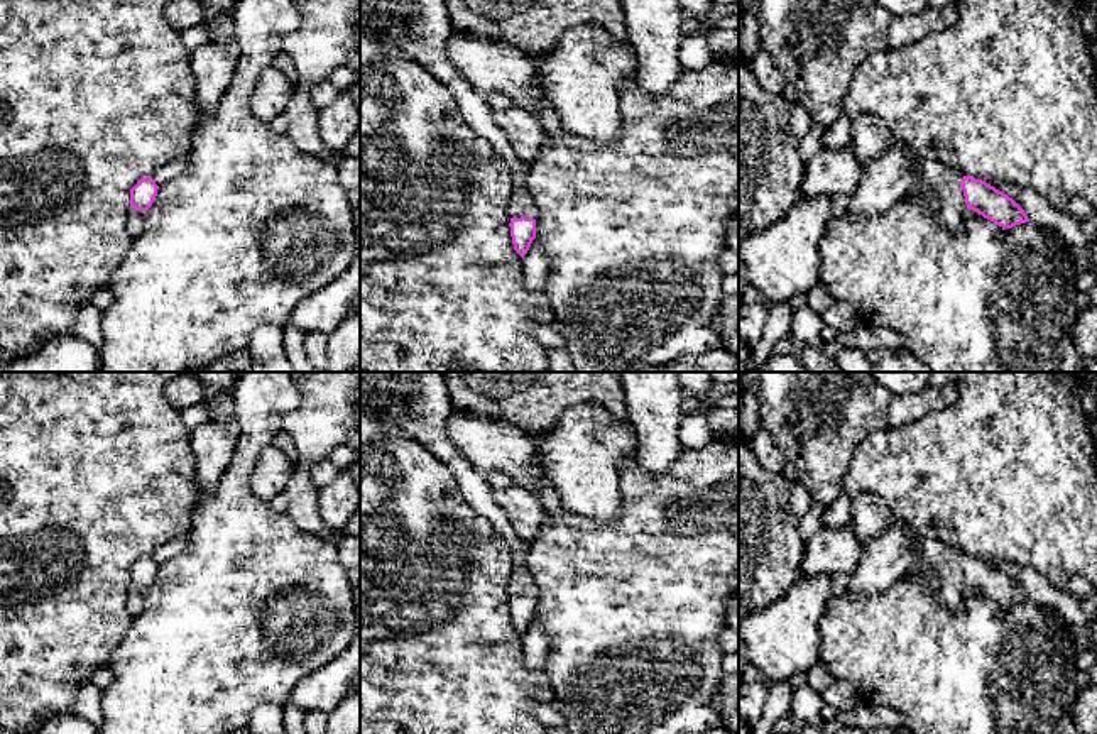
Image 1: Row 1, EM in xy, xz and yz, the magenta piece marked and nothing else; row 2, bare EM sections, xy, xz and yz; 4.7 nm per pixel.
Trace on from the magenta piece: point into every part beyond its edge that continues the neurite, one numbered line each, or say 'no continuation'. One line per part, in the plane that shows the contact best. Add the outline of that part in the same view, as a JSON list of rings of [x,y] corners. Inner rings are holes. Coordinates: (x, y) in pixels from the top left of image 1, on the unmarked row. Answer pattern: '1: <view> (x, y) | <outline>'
1: yz (950, 591) | [[[913,536],[916,558],[908,573],[918,573],[925,568],[936,577],[933,594],[936,602],[948,611],[960,611],[967,599],[967,582],[962,568],[963,555],[947,546],[936,538]]]

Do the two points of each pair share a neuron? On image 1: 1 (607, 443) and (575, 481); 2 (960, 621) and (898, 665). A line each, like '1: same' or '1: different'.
1: same
2: same

